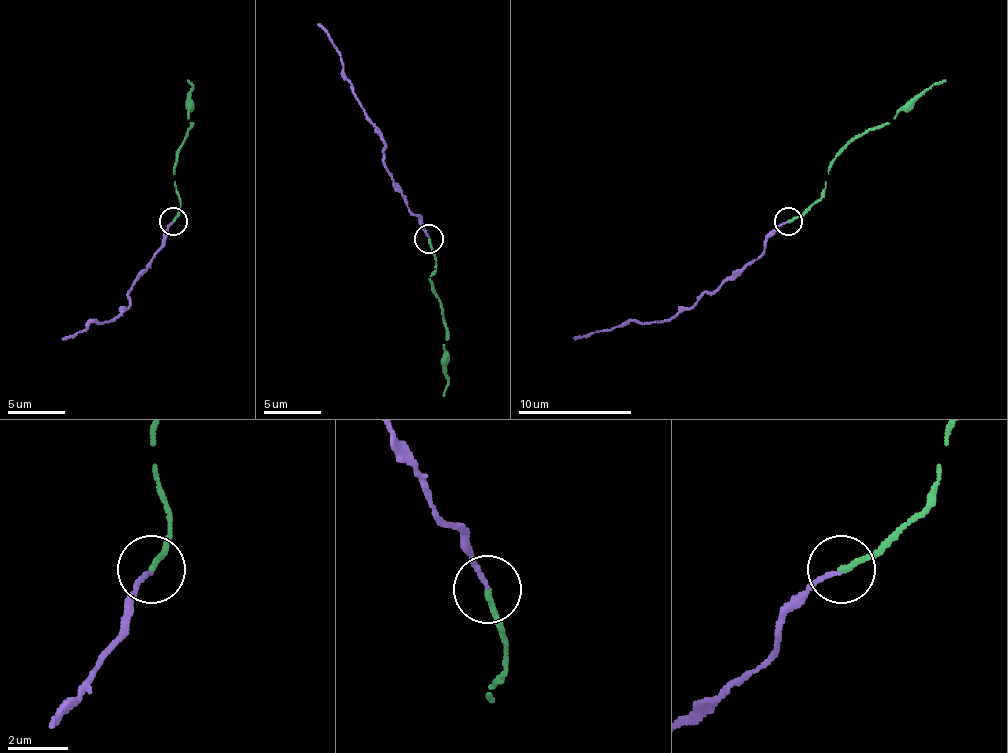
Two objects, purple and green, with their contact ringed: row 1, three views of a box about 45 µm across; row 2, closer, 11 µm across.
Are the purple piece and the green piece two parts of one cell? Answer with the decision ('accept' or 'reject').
accept

